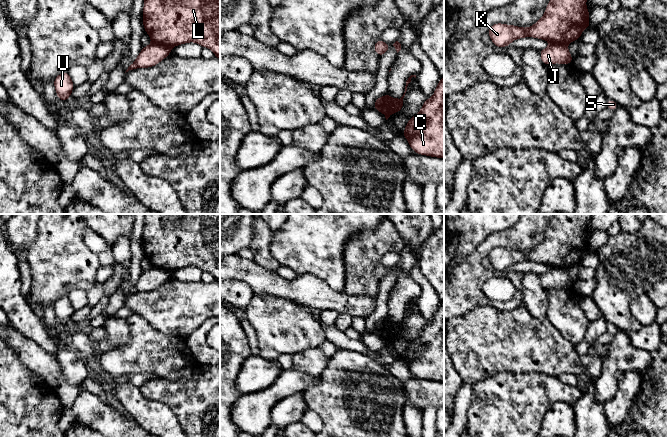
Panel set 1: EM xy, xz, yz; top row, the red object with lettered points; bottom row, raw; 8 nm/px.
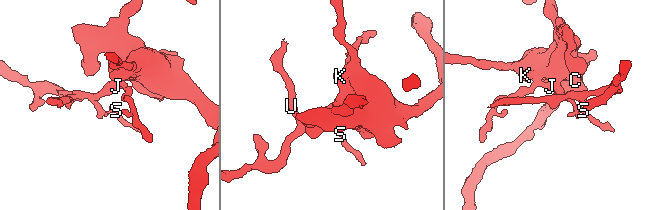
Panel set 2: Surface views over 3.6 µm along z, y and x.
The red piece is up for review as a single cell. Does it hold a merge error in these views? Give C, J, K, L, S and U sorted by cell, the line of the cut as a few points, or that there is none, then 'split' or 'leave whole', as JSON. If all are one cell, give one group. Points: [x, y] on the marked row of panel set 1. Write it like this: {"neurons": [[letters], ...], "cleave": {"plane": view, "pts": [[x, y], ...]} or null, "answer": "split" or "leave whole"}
{"neurons": [["C", "K", "L"], ["J", "S", "U"]], "cleave": {"plane": "xy", "pts": [[153, 41], [167, 45], [170, 48]]}, "answer": "split"}

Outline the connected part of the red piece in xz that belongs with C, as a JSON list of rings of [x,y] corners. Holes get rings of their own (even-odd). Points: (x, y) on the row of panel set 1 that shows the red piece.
[[[444,77],[440,78],[433,97],[431,99],[425,98],[420,112],[409,119],[401,136],[407,139],[414,152],[420,155],[444,158]],[[418,123],[423,124],[422,129],[410,137],[408,134],[414,131]]]

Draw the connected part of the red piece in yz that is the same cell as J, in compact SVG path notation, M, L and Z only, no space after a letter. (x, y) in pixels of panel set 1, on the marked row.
M551 43L546 49L540 50L539 54L546 66L553 63L572 64L573 62L566 44Z

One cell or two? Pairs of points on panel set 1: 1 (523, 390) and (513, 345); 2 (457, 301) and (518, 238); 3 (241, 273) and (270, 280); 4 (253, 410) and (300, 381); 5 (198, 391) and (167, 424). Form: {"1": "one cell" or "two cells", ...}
{"1": "two cells", "2": "one cell", "3": "one cell", "4": "one cell", "5": "two cells"}

